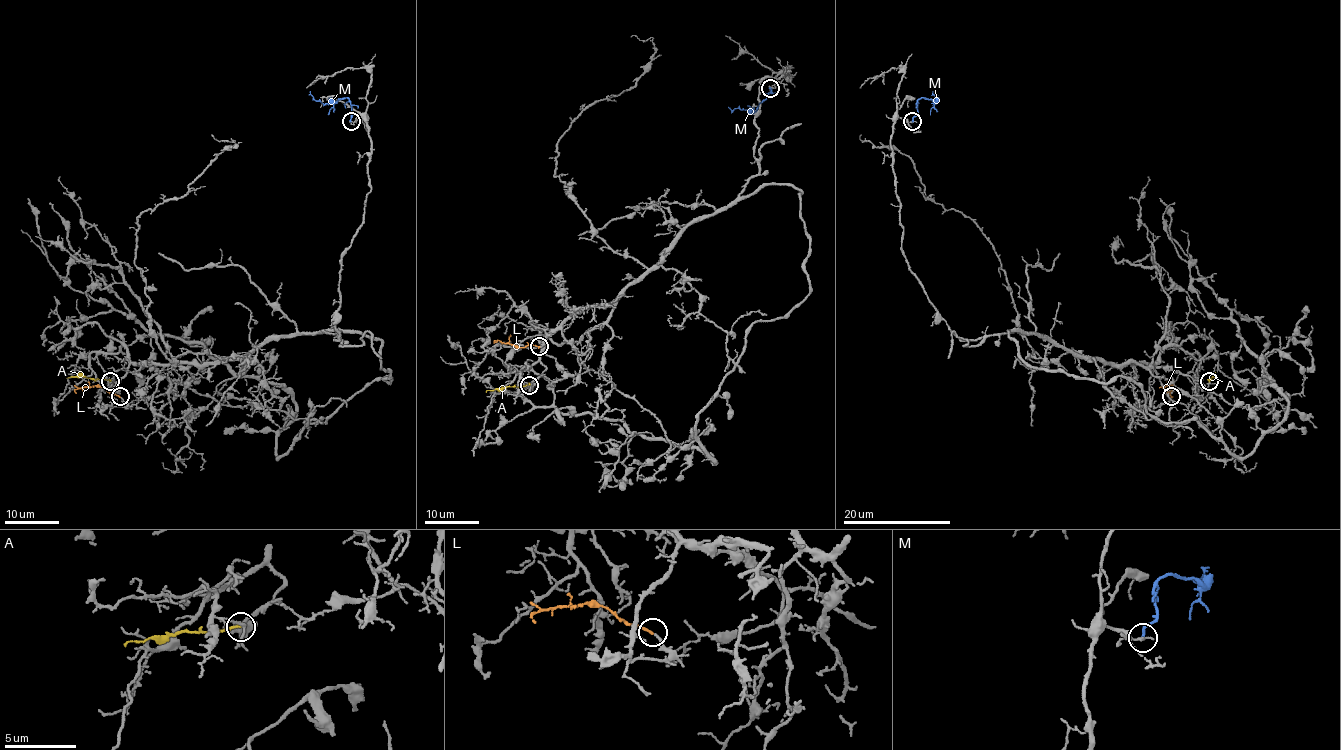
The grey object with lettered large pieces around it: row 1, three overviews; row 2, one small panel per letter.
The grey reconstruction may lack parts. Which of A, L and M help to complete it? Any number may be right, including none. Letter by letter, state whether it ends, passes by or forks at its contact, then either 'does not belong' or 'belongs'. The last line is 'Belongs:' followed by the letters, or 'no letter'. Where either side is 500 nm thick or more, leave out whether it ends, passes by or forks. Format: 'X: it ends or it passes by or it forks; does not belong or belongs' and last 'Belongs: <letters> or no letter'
A: it ends; does not belong
L: it ends; belongs
M: it ends; does not belong
Belongs: L

